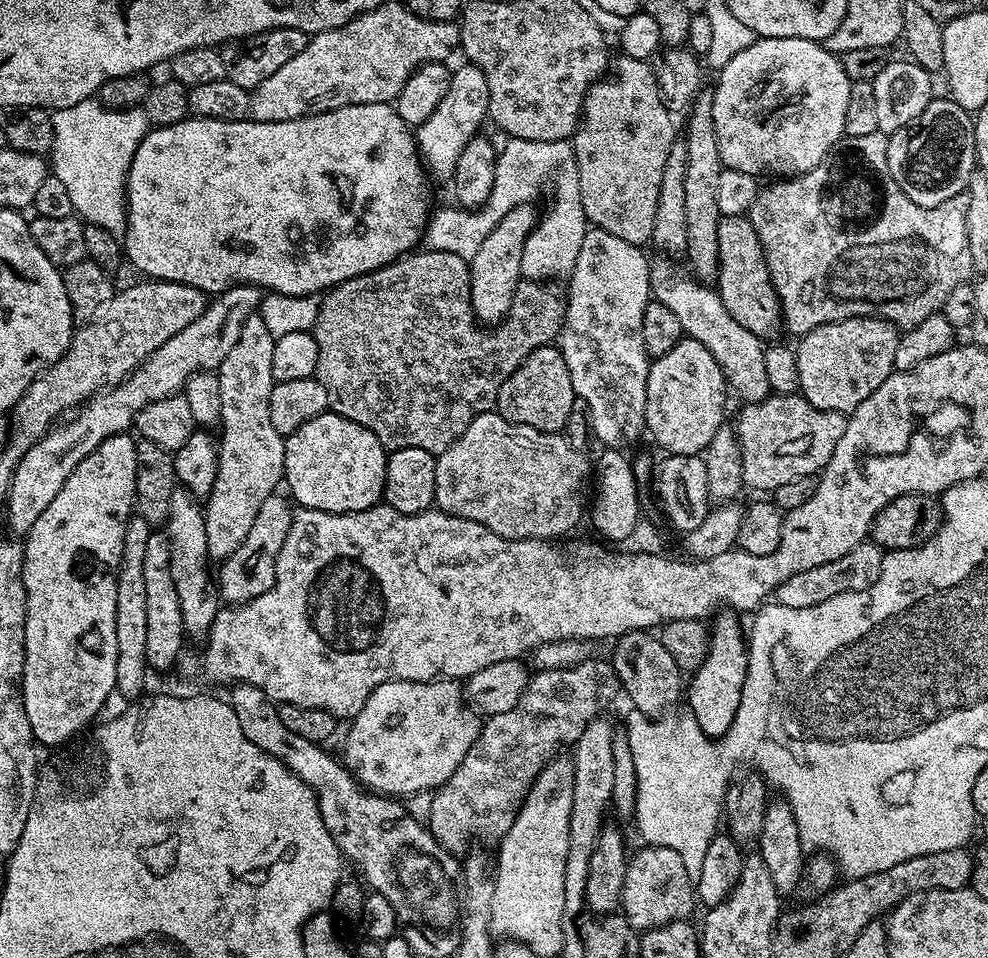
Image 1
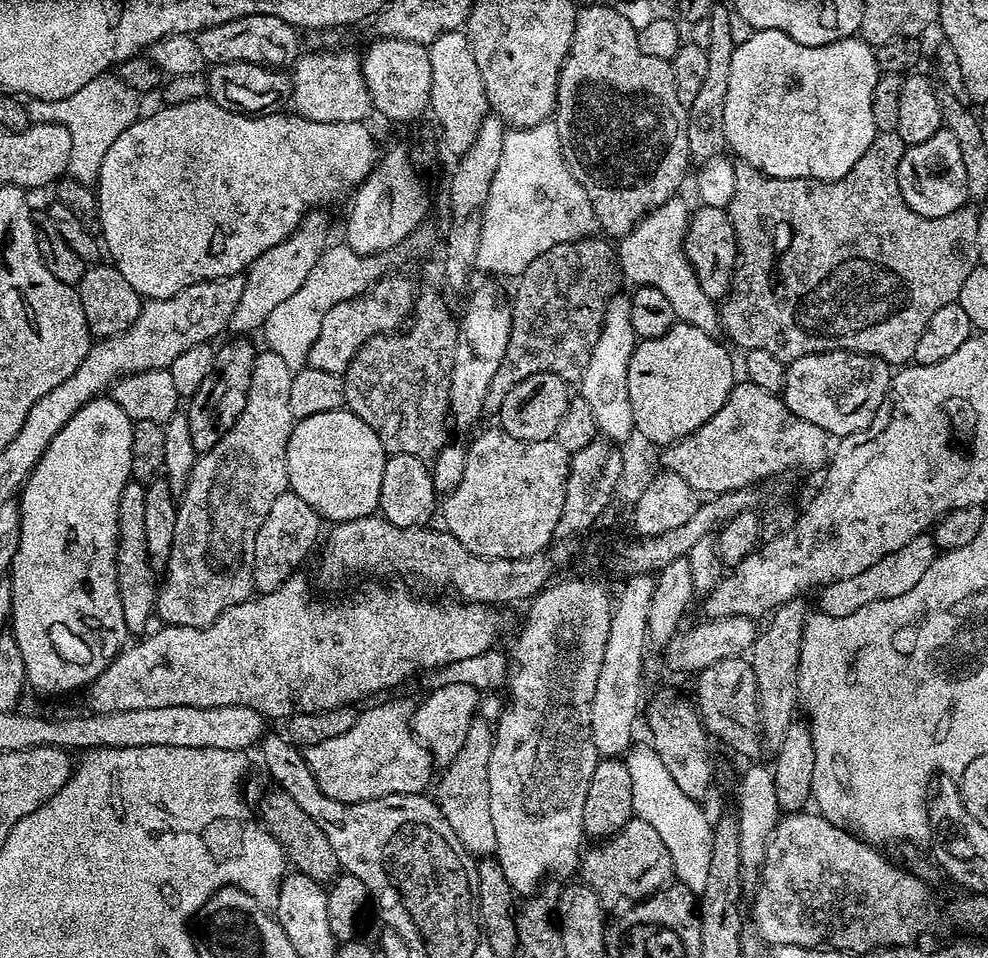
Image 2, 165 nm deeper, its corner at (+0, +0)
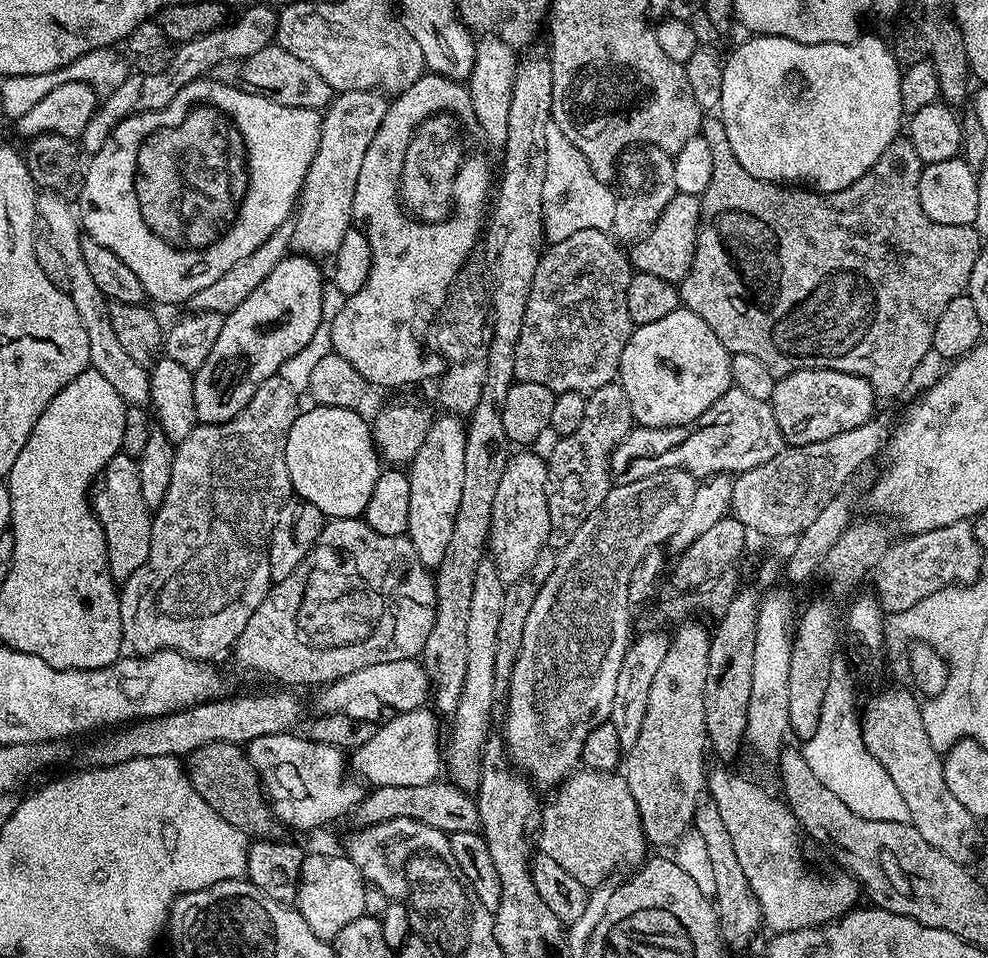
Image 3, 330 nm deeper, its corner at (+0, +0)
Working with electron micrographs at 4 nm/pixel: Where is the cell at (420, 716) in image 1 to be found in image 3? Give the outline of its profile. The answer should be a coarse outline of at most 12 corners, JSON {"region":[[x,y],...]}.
{"region":[[279,732],[246,751],[272,812],[308,832],[353,811],[341,749]]}

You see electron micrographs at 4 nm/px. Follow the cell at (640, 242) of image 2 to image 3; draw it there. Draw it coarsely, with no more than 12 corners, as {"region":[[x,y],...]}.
{"region":[[671,153],[621,165],[613,237],[647,236],[677,190]]}

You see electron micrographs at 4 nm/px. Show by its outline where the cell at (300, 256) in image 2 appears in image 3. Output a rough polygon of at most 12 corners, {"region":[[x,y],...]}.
{"region":[[339,93],[294,212],[290,247],[335,257],[389,97]]}

